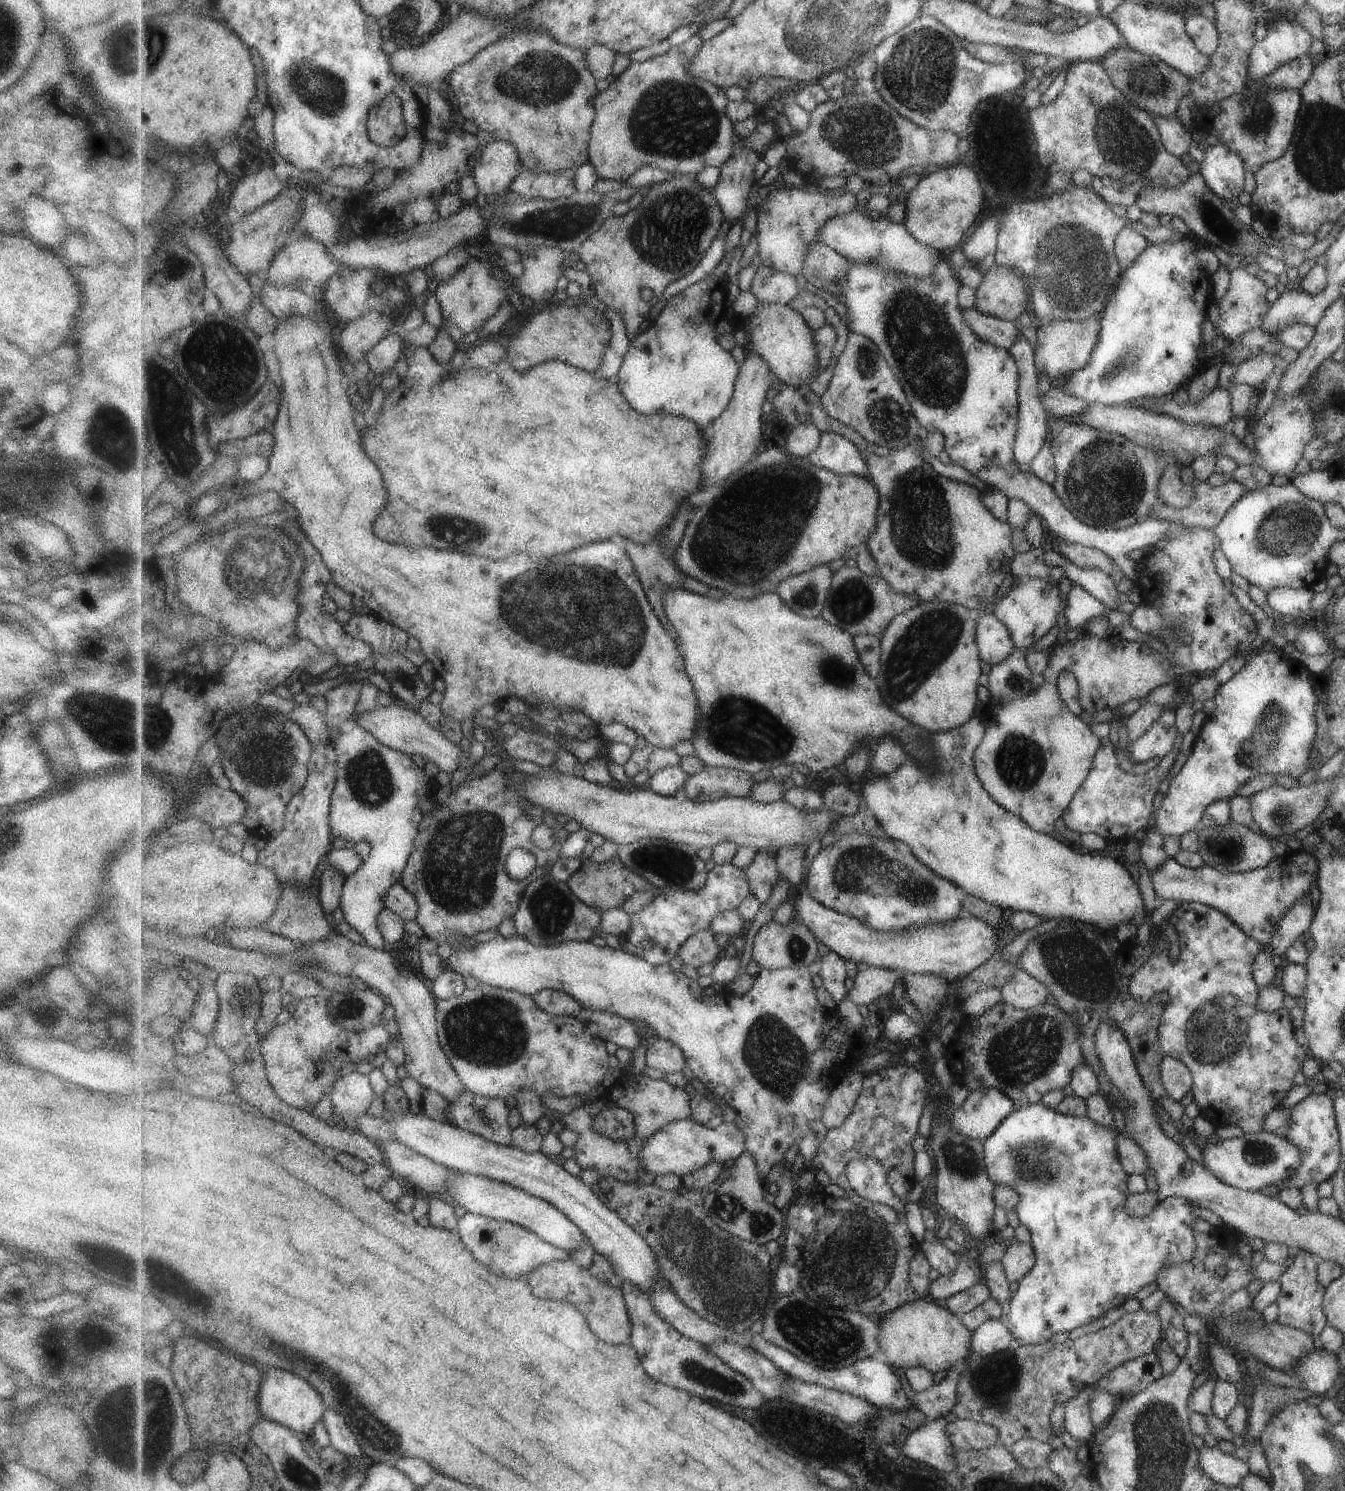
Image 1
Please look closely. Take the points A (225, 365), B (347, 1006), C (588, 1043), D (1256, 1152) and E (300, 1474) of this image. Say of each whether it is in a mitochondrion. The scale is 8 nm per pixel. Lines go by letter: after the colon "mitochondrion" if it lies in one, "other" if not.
A: mitochondrion
B: mitochondrion
C: other
D: mitochondrion
E: mitochondrion

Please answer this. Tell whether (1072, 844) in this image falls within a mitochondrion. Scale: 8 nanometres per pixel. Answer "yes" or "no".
no

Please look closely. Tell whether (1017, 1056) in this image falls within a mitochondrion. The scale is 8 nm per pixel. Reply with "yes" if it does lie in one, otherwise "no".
yes

